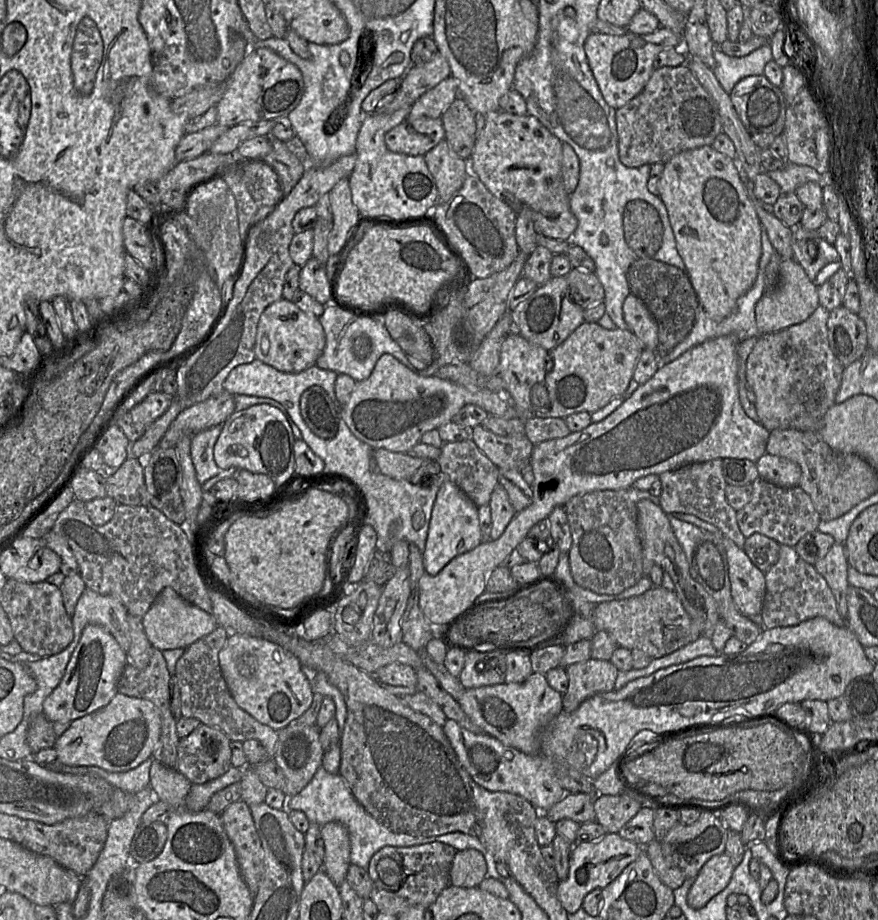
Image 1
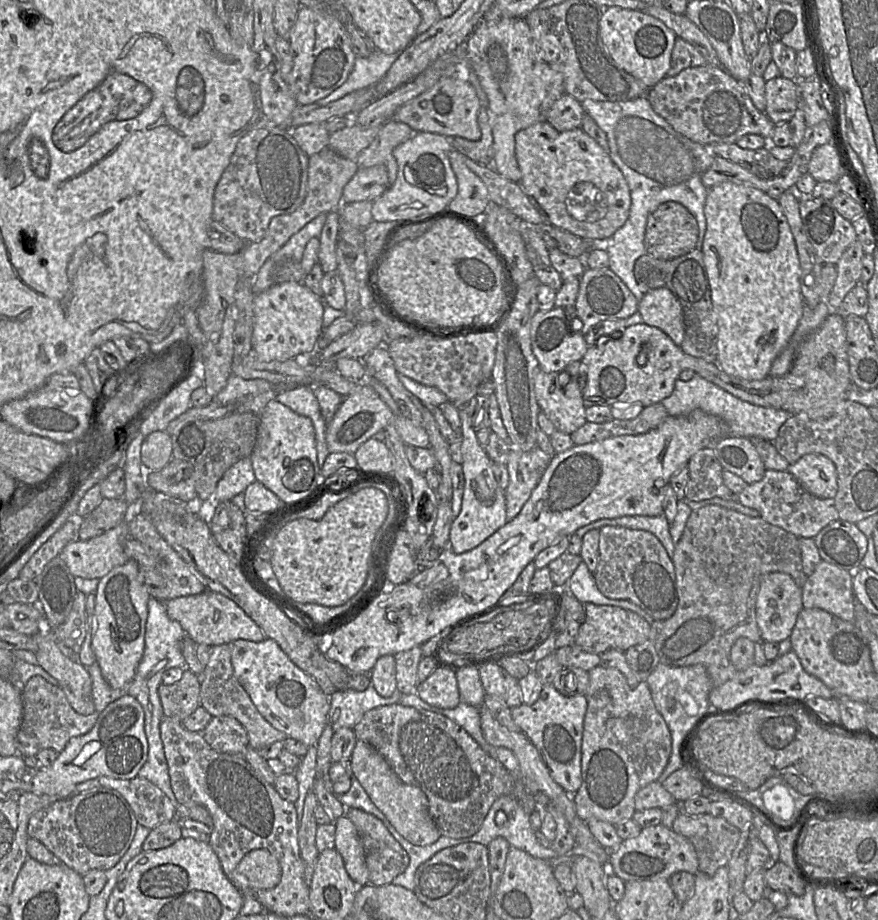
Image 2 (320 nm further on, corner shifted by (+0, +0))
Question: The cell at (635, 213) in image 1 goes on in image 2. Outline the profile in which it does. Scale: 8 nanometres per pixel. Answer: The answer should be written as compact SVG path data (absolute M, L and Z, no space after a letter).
M678 202L660 204L647 218L644 235L646 255L671 260L693 249L698 238L698 225L693 215Z

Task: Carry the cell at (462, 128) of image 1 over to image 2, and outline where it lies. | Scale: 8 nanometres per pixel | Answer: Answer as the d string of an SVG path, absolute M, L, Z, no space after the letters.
M481 107L477 122L481 137L477 141L470 141L461 137L449 138L453 150L483 165L493 165L493 135L488 110Z

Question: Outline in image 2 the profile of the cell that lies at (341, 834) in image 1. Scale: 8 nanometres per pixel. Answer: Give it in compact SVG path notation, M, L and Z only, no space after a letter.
M346 814L334 821L334 824L334 848L342 856L348 875L358 887L370 884L365 850L356 827Z

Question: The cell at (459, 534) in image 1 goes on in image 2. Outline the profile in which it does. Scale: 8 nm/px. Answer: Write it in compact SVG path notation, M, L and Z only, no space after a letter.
M466 406L458 409L462 428L461 453L463 460L461 465L465 477L465 488L460 513L450 527L449 548L455 554L462 554L480 545L508 520L504 490L498 485L492 471L494 463L477 440L477 432L470 425Z

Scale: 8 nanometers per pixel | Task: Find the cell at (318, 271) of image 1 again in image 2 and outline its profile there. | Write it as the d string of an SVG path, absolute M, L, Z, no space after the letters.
M332 211L327 214L319 237L318 264L324 274L337 269L336 245L338 242L339 213Z

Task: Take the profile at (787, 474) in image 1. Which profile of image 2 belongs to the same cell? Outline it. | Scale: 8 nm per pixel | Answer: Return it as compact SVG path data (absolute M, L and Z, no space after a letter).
M820 453L803 455L787 470L810 494L819 498L834 498L837 489L837 470L828 457Z

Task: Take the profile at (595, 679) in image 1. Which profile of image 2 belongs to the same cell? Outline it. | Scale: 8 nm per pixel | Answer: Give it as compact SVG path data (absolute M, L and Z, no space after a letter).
M598 665L589 673L586 692L587 710L581 746L582 784L573 795L576 812L583 820L600 820L617 826L631 819L636 812L635 795L646 785L657 781L669 761L672 739L669 728L653 702L645 681L632 688L616 668Z

